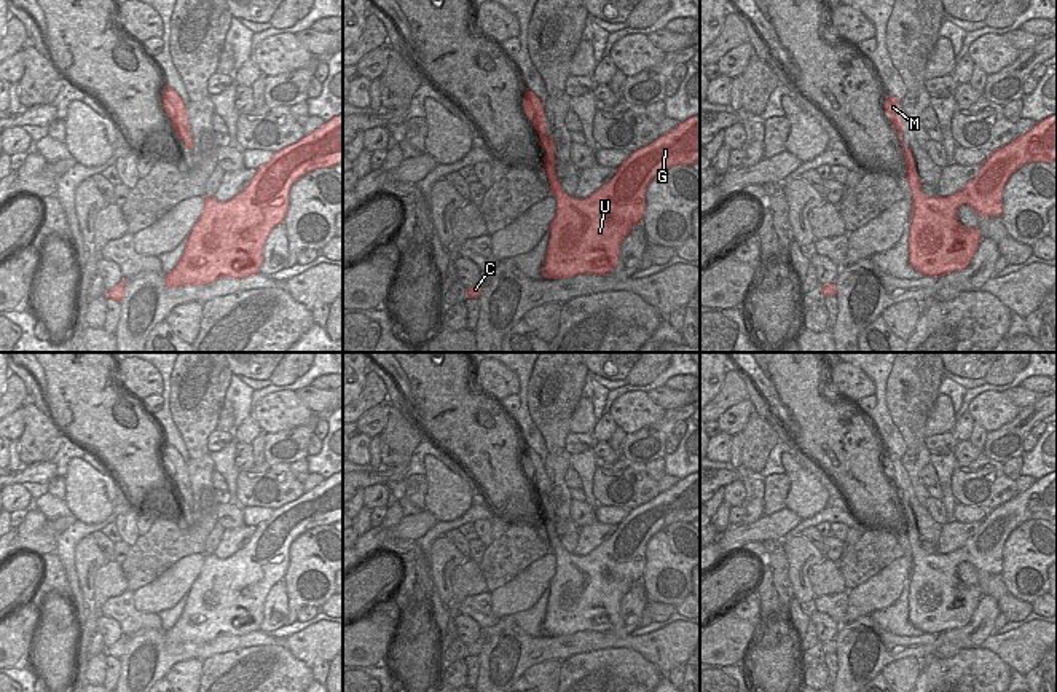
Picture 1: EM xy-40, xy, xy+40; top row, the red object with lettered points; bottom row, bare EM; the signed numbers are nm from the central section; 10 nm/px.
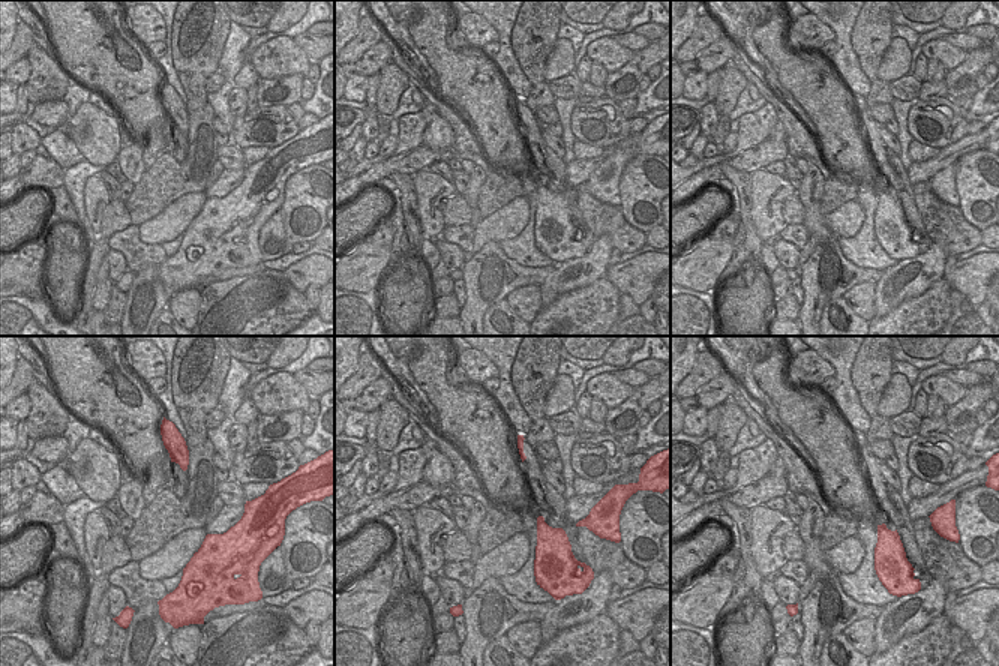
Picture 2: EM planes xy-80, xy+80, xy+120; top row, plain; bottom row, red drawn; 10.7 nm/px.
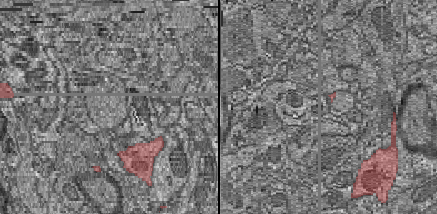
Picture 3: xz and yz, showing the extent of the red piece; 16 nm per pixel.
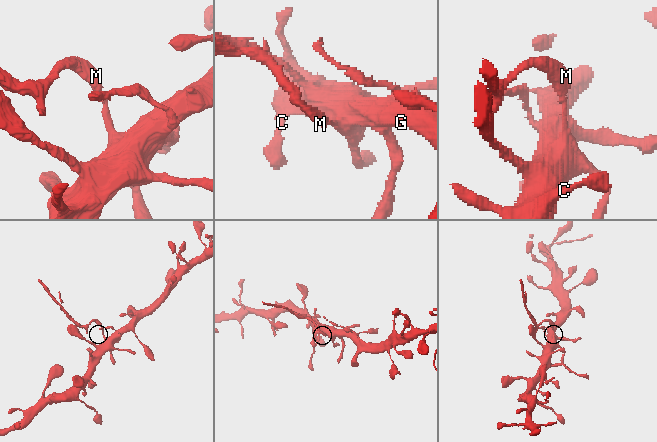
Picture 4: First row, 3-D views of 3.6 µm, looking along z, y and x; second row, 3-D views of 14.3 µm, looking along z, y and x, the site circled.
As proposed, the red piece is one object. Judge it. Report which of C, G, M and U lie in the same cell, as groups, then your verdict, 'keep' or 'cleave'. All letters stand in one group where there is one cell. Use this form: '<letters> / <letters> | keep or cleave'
C G U / M | cleave

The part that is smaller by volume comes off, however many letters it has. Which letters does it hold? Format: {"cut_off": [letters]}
{"cut_off": ["M"]}

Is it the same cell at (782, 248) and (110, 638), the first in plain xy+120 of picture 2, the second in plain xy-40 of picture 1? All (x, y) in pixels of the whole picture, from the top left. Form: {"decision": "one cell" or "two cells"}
{"decision": "one cell"}

